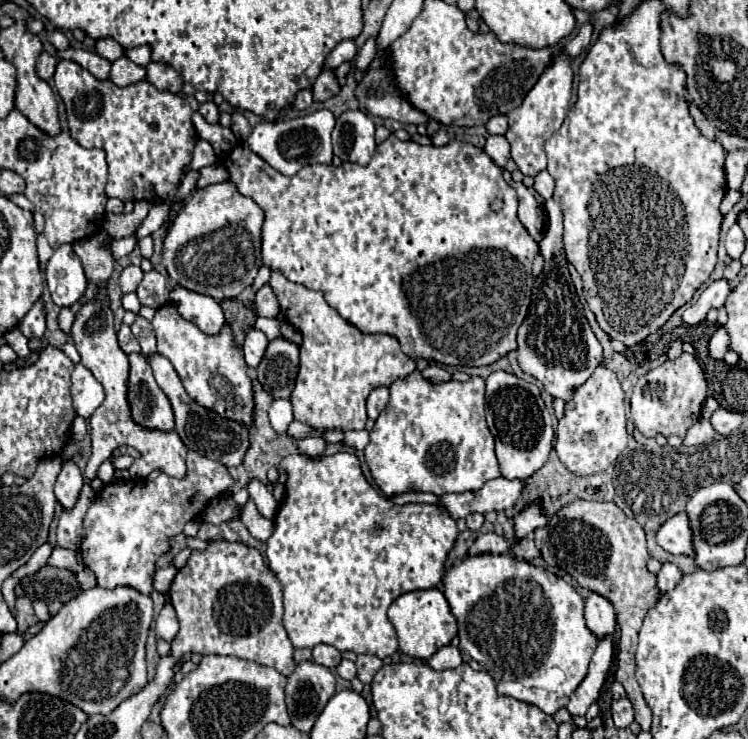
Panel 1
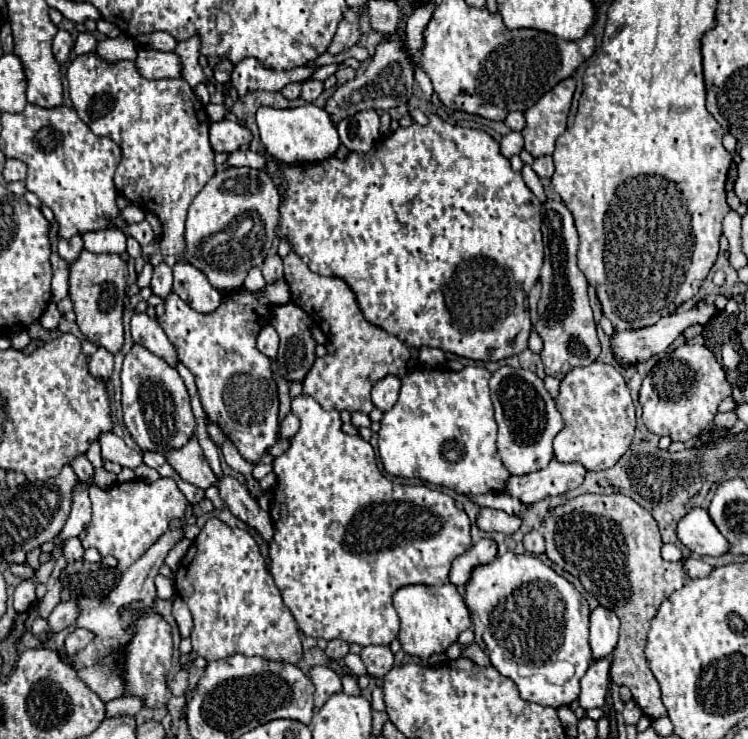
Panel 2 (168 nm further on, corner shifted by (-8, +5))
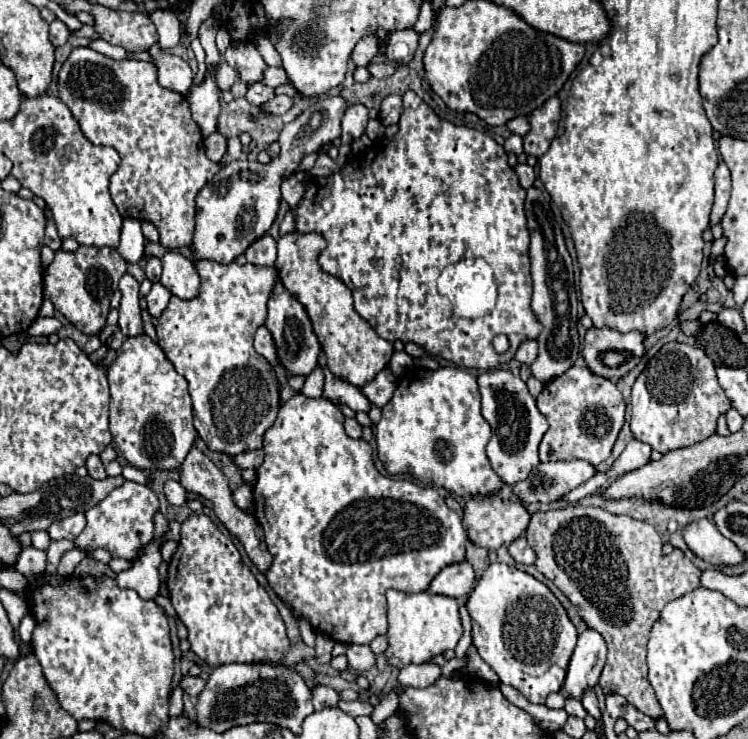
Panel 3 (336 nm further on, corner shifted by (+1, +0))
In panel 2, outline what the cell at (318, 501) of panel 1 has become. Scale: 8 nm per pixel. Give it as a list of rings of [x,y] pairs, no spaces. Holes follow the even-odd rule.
[[[303,395],[293,399],[291,411],[301,419],[301,429],[293,437],[291,447],[273,461],[273,473],[277,475],[277,485],[273,489],[273,505],[271,505],[275,535],[273,535],[273,541],[269,543],[269,557],[271,557],[269,571],[275,579],[275,585],[279,587],[281,595],[283,595],[285,605],[293,613],[293,617],[299,625],[299,631],[303,635],[309,635],[309,637],[315,637],[315,639],[321,637],[325,641],[343,639],[347,643],[359,643],[361,647],[389,645],[399,635],[399,617],[397,617],[397,611],[393,609],[393,603],[391,603],[393,593],[397,589],[405,587],[405,585],[417,585],[417,583],[421,583],[421,585],[443,585],[443,583],[447,583],[453,561],[471,547],[471,533],[469,533],[471,521],[469,521],[469,517],[463,509],[455,507],[455,499],[445,491],[437,491],[437,489],[431,489],[427,485],[397,485],[397,483],[391,483],[377,469],[373,447],[367,441],[363,441],[361,437],[357,437],[357,435],[351,437],[351,435],[345,435],[341,431],[341,419],[339,419],[337,411],[325,411],[313,397],[303,397]]]

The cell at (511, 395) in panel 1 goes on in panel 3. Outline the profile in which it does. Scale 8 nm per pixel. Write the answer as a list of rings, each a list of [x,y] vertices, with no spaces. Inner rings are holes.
[[[488,370],[478,374],[478,390],[482,396],[482,416],[492,428],[486,456],[502,482],[516,484],[540,464],[538,444],[548,430],[548,422],[538,412],[536,402],[526,388],[526,382],[508,370]]]

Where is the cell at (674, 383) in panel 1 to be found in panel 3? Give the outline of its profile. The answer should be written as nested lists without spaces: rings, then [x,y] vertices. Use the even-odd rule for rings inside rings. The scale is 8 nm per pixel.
[[[668,342],[650,358],[632,386],[630,430],[634,438],[666,454],[712,436],[718,418],[730,408],[732,402],[720,388],[714,362],[704,350],[682,342]]]

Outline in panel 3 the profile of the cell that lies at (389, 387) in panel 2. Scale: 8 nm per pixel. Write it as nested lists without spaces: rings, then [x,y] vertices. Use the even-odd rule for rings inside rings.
[[[384,368],[382,372],[376,374],[376,378],[374,378],[372,382],[368,382],[366,386],[362,386],[366,398],[368,398],[372,404],[380,406],[380,408],[388,404],[388,400],[392,398],[392,394],[394,394],[394,390],[396,390],[396,384],[394,384],[388,376],[394,376],[394,374],[392,374],[388,368]]]

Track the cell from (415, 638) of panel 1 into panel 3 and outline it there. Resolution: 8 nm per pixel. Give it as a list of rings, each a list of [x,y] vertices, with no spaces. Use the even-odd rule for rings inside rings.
[[[388,590],[388,648],[386,660],[394,668],[404,668],[408,664],[424,664],[434,656],[450,650],[458,644],[462,636],[462,624],[458,614],[458,602],[440,594],[406,594],[398,590]]]

